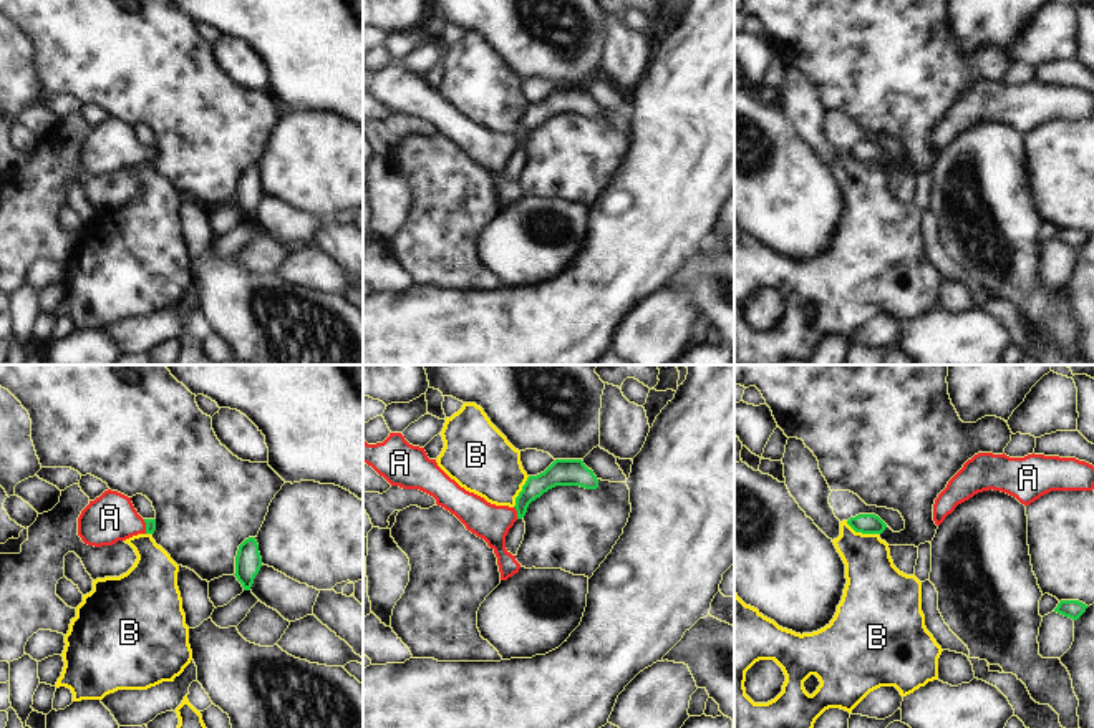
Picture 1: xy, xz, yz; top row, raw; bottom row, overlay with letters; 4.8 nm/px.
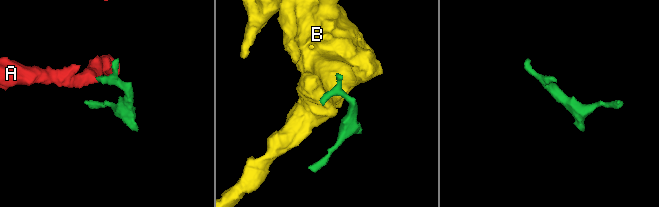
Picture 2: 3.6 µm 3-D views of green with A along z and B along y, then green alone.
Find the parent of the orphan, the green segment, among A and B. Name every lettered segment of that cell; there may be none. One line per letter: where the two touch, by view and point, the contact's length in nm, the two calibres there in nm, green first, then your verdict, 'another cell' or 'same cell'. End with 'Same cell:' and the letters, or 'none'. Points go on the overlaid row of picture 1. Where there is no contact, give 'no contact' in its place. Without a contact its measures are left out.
A: meets green in xz at (517, 513); contact 70 nm long; 100 nm thick on the green side, 180 nm on the other; same cell
B: meets green in yz at (862, 533); contact 170 nm long; 100 nm thick on the green side, 260 nm on the other; another cell
Same cell: A

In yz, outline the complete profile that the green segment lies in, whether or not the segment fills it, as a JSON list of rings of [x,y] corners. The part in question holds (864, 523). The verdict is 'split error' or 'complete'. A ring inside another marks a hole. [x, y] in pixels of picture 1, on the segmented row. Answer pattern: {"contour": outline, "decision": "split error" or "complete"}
{"contour": [[[859,514],[855,517],[850,517],[847,524],[855,532],[862,534],[882,534],[887,527],[887,524],[875,514]]], "decision": "complete"}

